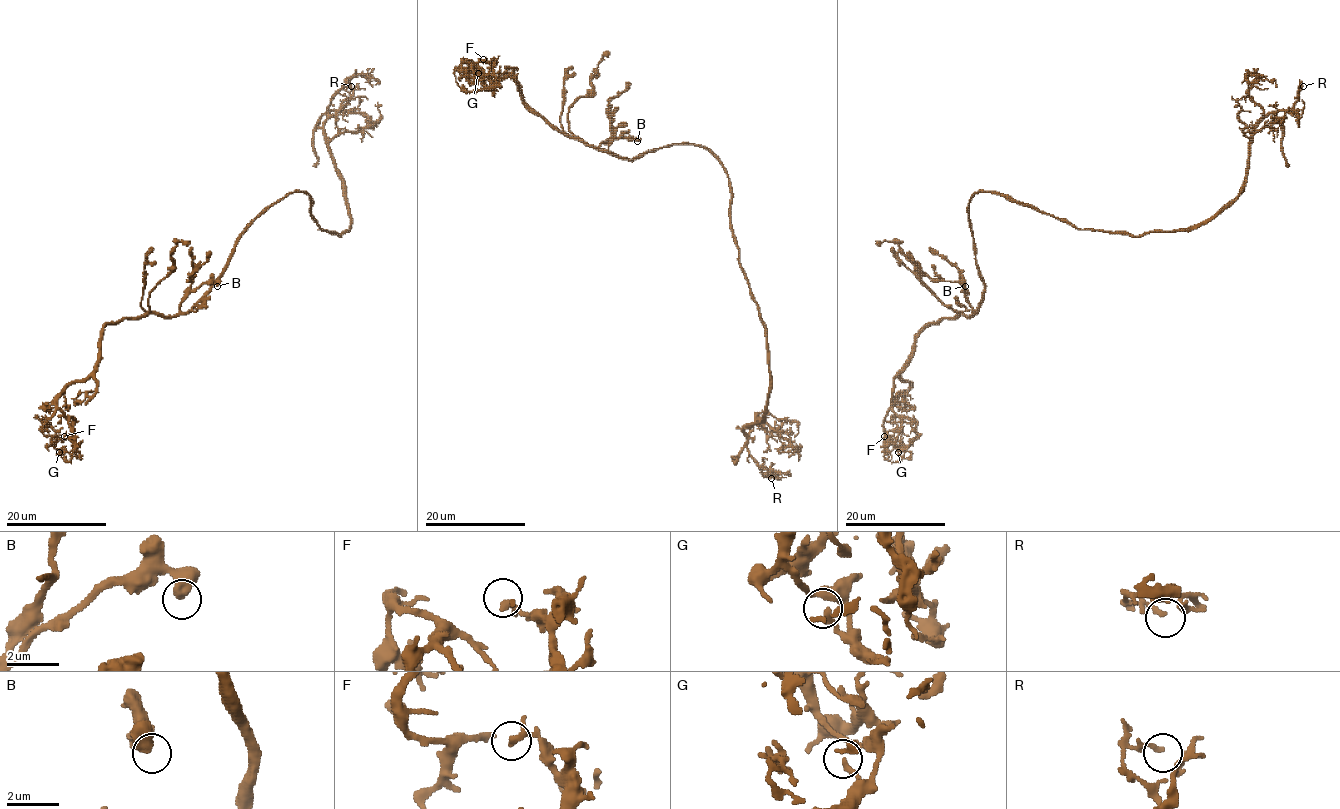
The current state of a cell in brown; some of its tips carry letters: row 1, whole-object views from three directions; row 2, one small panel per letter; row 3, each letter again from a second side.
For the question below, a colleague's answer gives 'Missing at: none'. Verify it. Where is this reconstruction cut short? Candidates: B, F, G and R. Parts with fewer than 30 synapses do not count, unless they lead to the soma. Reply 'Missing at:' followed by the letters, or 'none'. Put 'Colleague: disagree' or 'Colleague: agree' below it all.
Missing at: none
Colleague: agree

